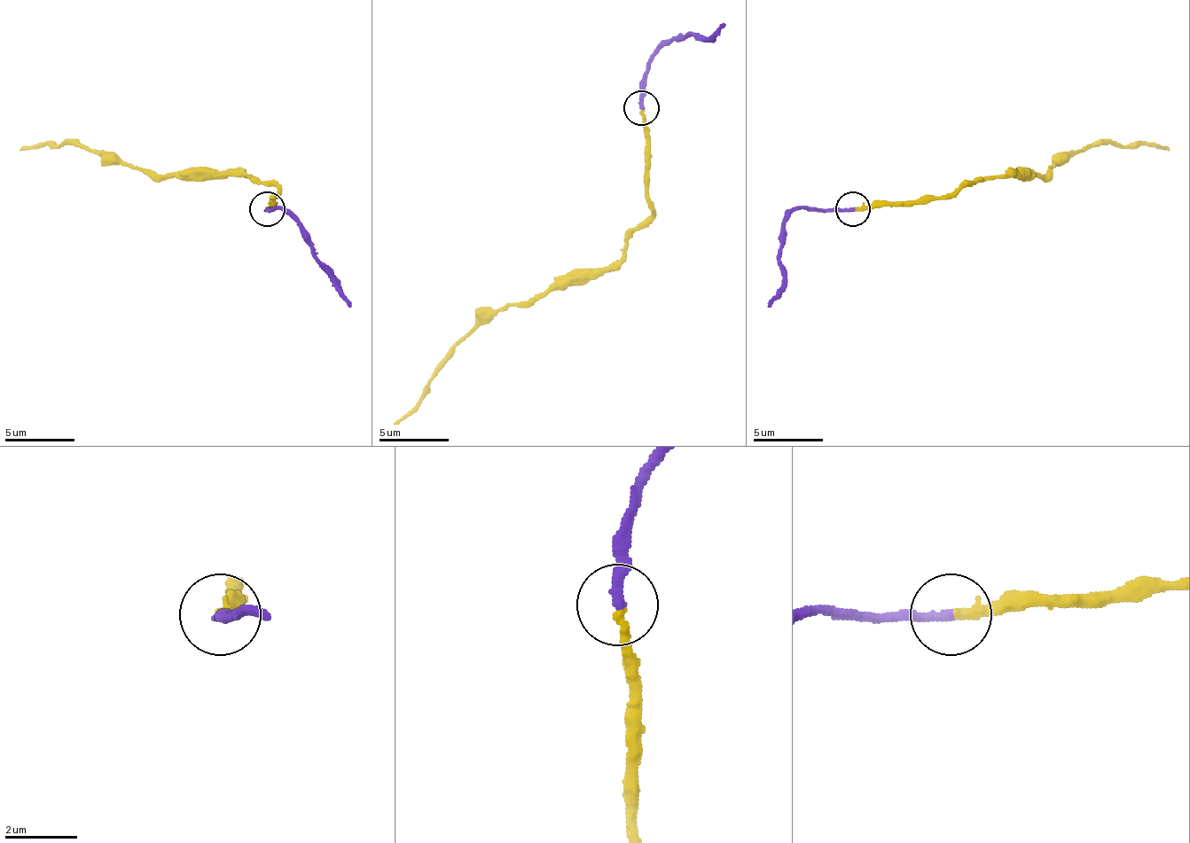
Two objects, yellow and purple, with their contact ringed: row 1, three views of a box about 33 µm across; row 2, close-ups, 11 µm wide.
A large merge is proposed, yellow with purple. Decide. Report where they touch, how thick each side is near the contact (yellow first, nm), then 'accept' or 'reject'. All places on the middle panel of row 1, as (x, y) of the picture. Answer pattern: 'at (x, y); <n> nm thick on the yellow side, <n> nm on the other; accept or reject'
at (641, 108); 280 nm thick on the yellow side, 300 nm on the other; accept

